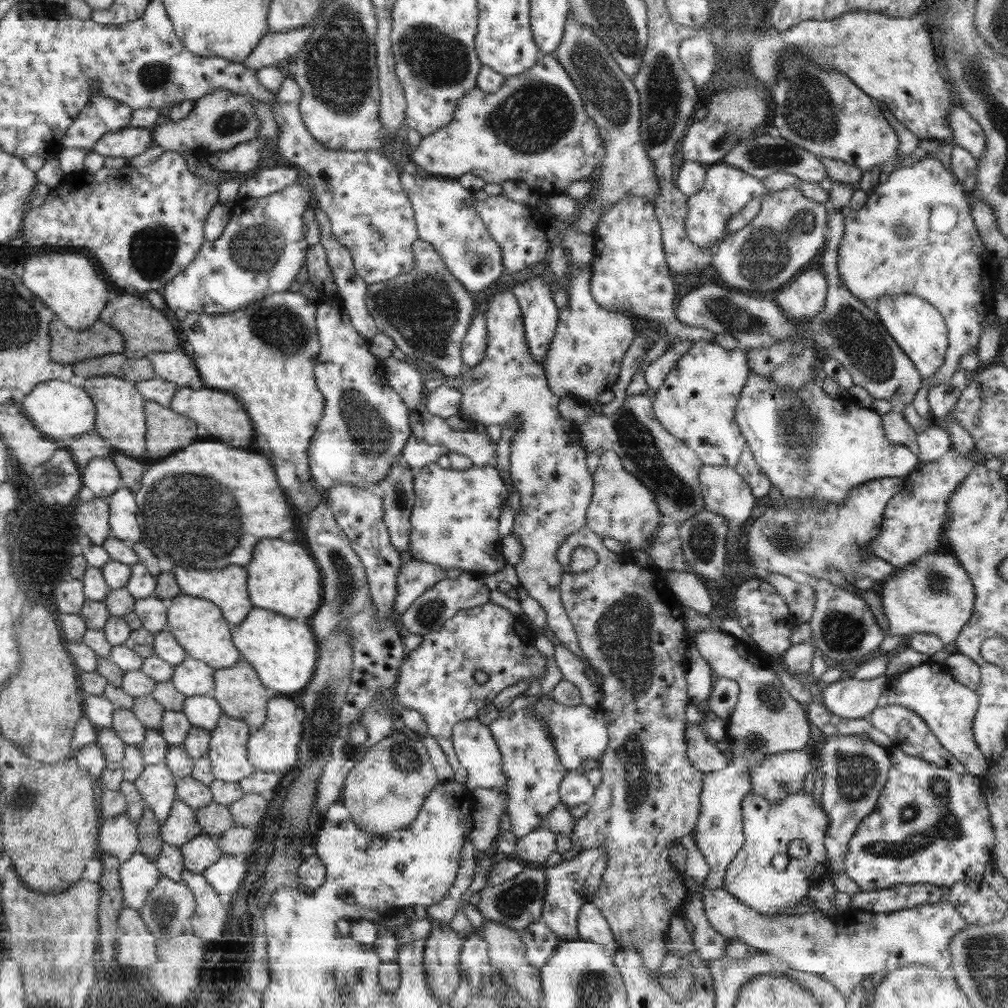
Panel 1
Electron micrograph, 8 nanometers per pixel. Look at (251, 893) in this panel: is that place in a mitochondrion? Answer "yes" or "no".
no

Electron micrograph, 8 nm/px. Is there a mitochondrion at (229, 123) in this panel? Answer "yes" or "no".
yes

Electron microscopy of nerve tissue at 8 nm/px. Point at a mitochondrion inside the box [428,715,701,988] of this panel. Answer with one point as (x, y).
(516, 899)

